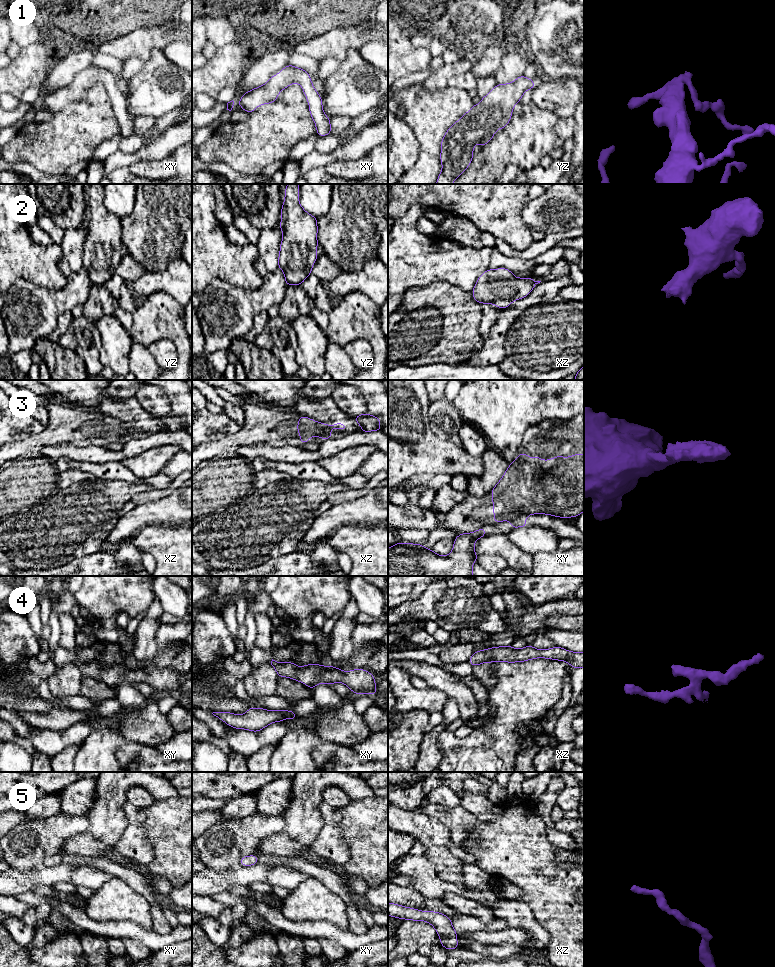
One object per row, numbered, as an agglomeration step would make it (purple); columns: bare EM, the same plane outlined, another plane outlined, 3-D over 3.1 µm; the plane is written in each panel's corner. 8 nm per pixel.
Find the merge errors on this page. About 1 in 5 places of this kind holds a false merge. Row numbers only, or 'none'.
3

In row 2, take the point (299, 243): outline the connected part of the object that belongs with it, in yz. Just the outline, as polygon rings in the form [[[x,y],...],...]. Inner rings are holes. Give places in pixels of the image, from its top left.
[[[288,184],[285,188],[285,200],[281,209],[281,223],[279,229],[283,231],[283,238],[278,257],[278,268],[284,272],[287,285],[300,285],[312,273],[312,266],[317,260],[317,218],[308,214],[299,204],[299,184]]]

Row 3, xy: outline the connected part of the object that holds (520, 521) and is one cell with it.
[[[521,515],[517,518],[514,518],[511,522],[512,529],[517,527],[528,527],[526,524],[526,515]]]

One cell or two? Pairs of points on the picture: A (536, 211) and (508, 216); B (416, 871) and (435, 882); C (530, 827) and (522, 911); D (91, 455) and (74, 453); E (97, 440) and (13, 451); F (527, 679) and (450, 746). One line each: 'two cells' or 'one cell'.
A: two cells
B: one cell
C: two cells
D: one cell
E: one cell
F: one cell

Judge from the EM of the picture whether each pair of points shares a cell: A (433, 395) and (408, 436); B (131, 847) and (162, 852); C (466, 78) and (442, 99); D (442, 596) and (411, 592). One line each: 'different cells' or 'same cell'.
A: different cells
B: different cells
C: different cells
D: different cells

